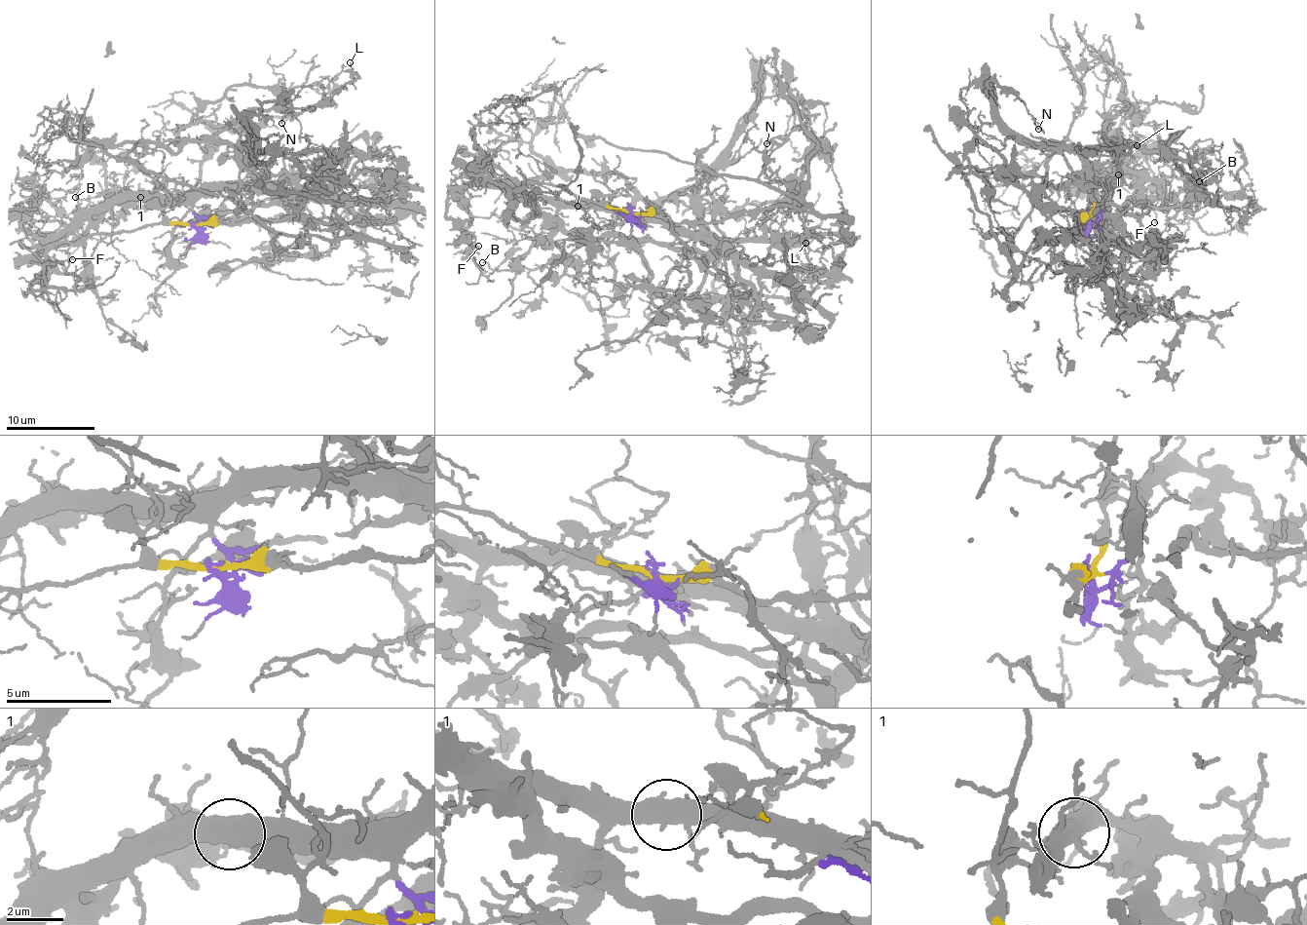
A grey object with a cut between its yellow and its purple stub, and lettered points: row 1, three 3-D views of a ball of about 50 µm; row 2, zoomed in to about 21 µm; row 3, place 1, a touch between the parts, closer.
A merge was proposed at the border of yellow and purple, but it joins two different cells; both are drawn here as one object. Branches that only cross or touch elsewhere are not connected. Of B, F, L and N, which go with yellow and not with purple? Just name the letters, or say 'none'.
none

